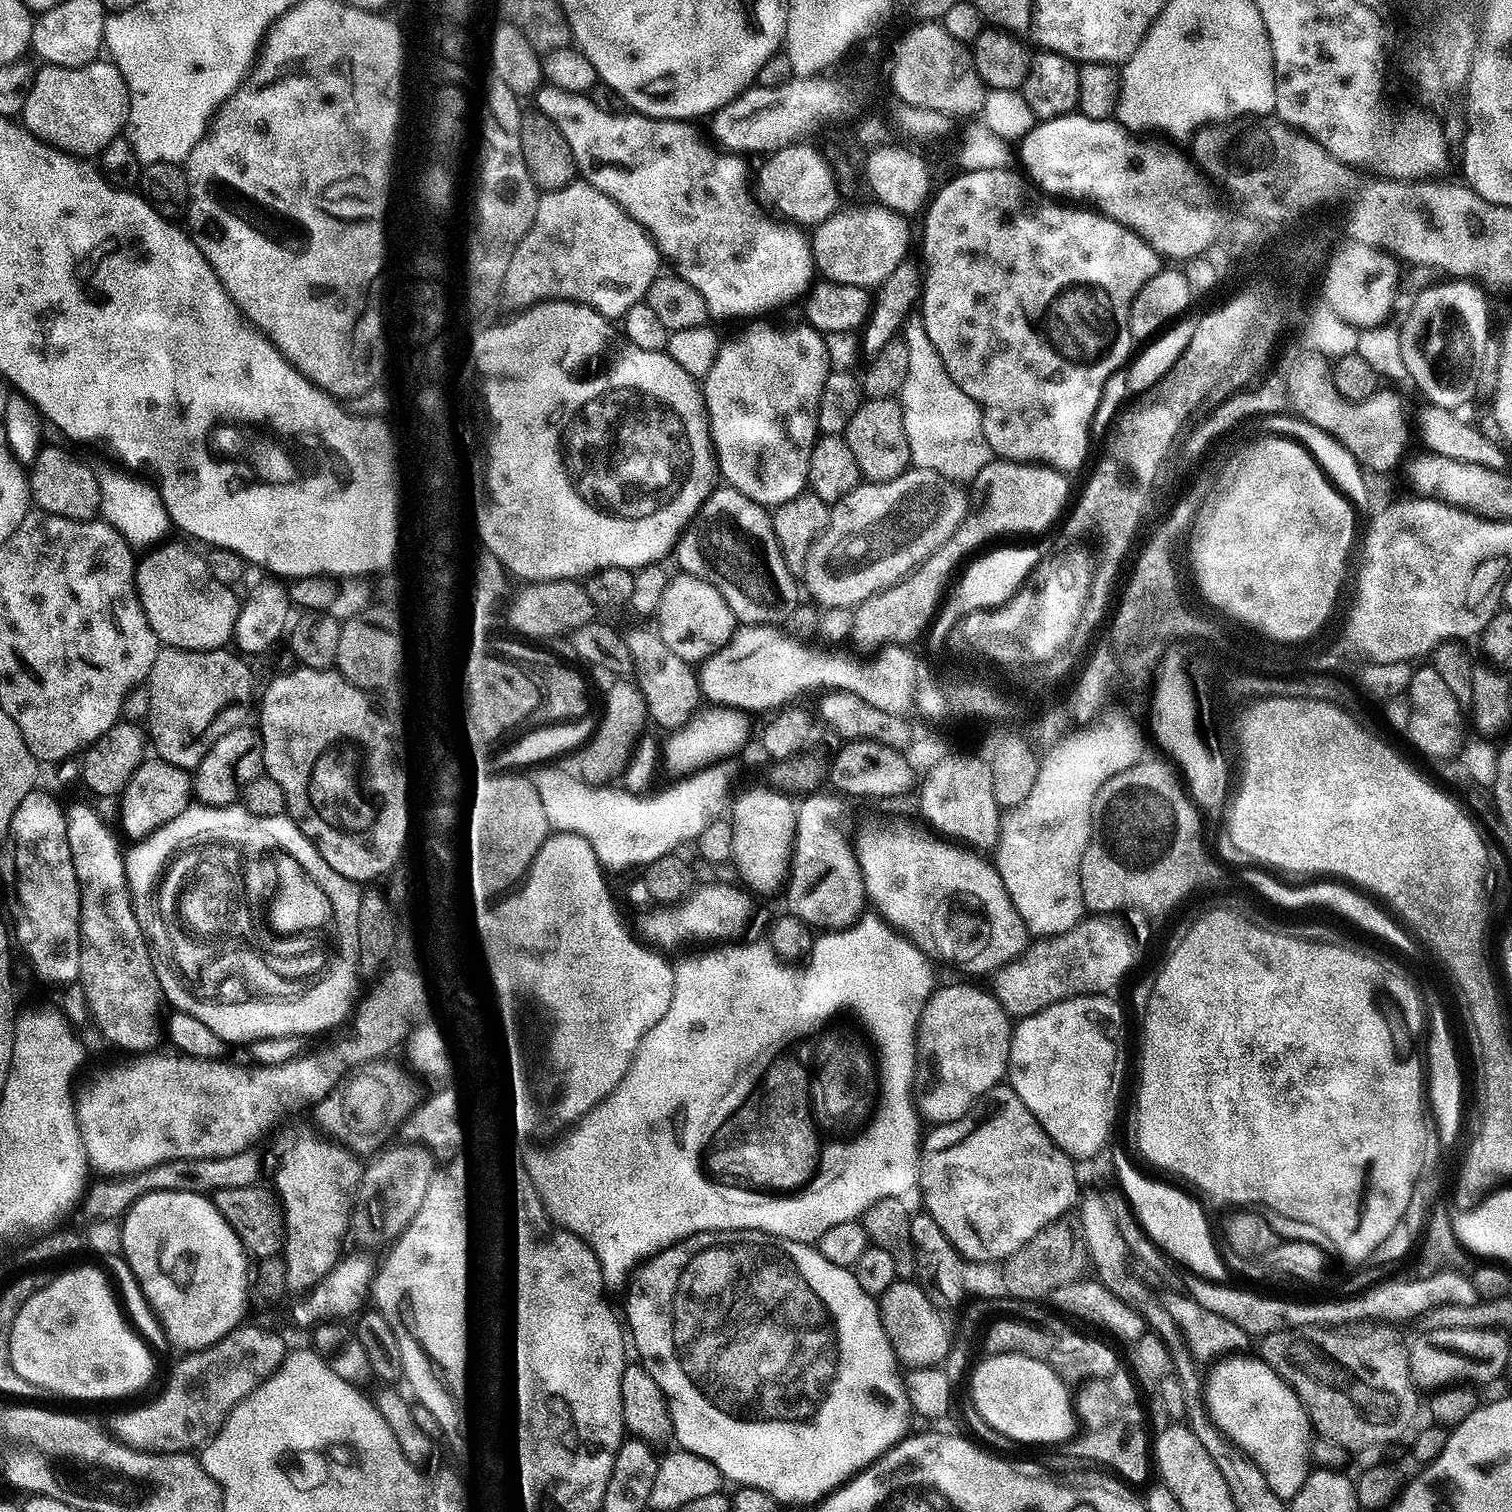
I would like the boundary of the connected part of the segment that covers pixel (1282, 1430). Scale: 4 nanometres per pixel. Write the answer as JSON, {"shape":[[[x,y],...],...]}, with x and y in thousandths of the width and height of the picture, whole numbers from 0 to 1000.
{"shape":[[[825,896],[810,896],[800,904],[802,905],[798,907],[795,915],[796,931],[805,946],[817,955],[823,963],[826,963],[835,972],[840,985],[852,993],[856,988],[858,988],[858,985],[861,985],[861,980],[864,980],[866,973],[869,952],[868,940],[865,938],[865,933],[860,927],[859,922],[837,899],[831,896],[823,896]]]}

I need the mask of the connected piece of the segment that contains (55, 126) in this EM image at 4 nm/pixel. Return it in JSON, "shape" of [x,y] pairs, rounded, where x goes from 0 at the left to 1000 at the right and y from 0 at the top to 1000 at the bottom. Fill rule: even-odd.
{"shape":[[[64,38],[60,42],[51,45],[42,45],[38,42],[24,44],[20,62],[17,62],[15,82],[24,93],[38,98],[39,101],[44,101],[51,104],[63,104],[73,93],[77,92],[83,87],[84,78],[85,60],[79,47],[71,39]]]}

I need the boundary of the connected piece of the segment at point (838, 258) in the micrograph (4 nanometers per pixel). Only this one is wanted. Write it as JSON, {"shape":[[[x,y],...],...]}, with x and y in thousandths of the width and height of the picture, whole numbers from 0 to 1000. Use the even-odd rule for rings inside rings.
{"shape":[[[575,134],[572,138],[560,138],[539,149],[536,158],[542,182],[551,188],[579,191],[589,184],[595,174],[601,171],[601,161],[603,153],[596,141],[584,135]]]}

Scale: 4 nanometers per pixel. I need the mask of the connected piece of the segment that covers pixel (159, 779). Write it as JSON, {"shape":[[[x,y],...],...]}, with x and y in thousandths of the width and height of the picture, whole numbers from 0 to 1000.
{"shape":[[[105,501],[96,502],[79,527],[79,545],[82,547],[83,552],[88,553],[87,555],[91,557],[116,538],[120,538],[128,526],[127,513],[122,509]]]}

